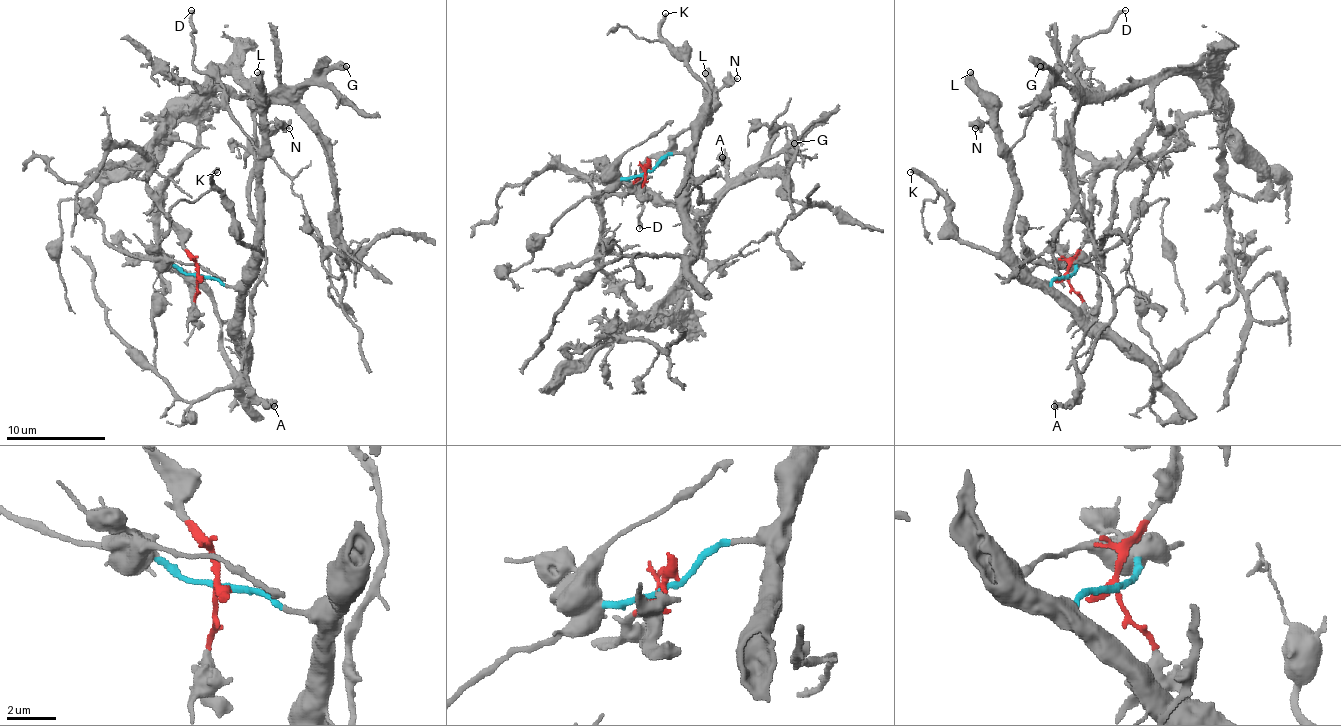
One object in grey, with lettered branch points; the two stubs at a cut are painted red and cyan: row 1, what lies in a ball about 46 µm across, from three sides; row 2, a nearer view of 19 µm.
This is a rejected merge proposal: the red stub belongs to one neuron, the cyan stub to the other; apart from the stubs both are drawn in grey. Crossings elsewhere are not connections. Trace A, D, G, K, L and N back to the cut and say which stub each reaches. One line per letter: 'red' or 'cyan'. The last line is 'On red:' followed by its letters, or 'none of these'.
A: red
D: cyan
G: red
K: cyan
L: cyan
N: cyan
On red: A, G

